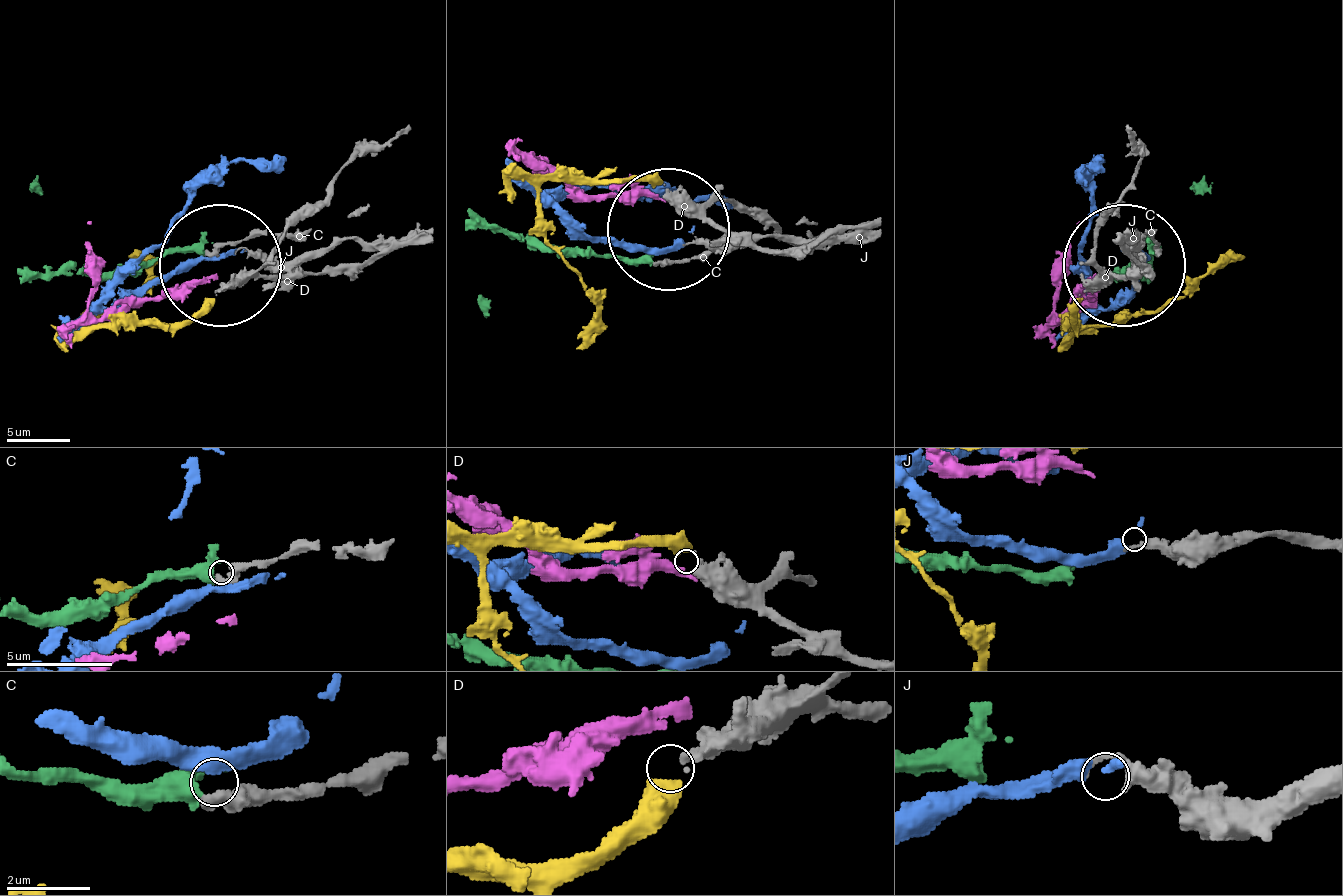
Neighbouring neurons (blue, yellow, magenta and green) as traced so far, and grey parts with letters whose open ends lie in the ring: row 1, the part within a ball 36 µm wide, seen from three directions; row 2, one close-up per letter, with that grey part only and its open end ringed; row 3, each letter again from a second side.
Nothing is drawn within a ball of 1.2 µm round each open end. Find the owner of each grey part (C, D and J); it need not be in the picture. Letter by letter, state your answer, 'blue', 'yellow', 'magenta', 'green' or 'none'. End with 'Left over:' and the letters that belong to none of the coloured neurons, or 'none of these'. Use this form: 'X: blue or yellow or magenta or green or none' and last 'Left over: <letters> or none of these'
C: green
D: yellow
J: blue
Left over: none of these

